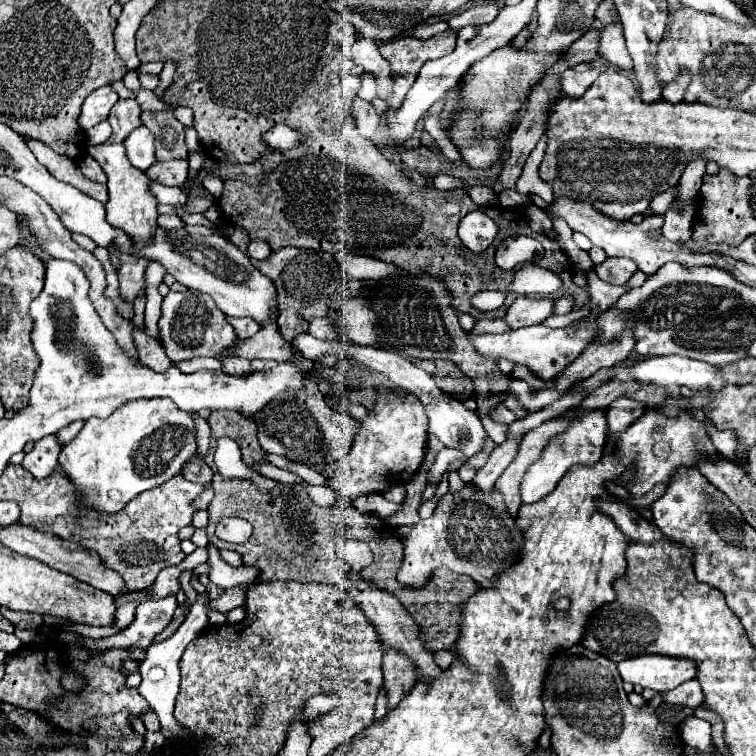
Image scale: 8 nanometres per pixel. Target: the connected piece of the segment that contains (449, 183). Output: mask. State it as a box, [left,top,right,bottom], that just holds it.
[433,173,463,189]

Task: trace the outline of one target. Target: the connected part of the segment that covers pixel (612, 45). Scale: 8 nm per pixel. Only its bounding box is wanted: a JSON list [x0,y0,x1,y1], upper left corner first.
[599,13,633,71]

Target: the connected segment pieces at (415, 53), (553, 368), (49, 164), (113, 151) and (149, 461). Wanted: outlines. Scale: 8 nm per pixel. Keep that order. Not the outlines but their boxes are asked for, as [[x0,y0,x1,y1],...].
[[379,29,457,109],[469,323,597,379],[23,137,107,203],[89,143,157,249],[59,399,197,513]]

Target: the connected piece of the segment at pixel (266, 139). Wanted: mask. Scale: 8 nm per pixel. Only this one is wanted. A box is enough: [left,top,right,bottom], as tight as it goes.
[261,123,309,149]

